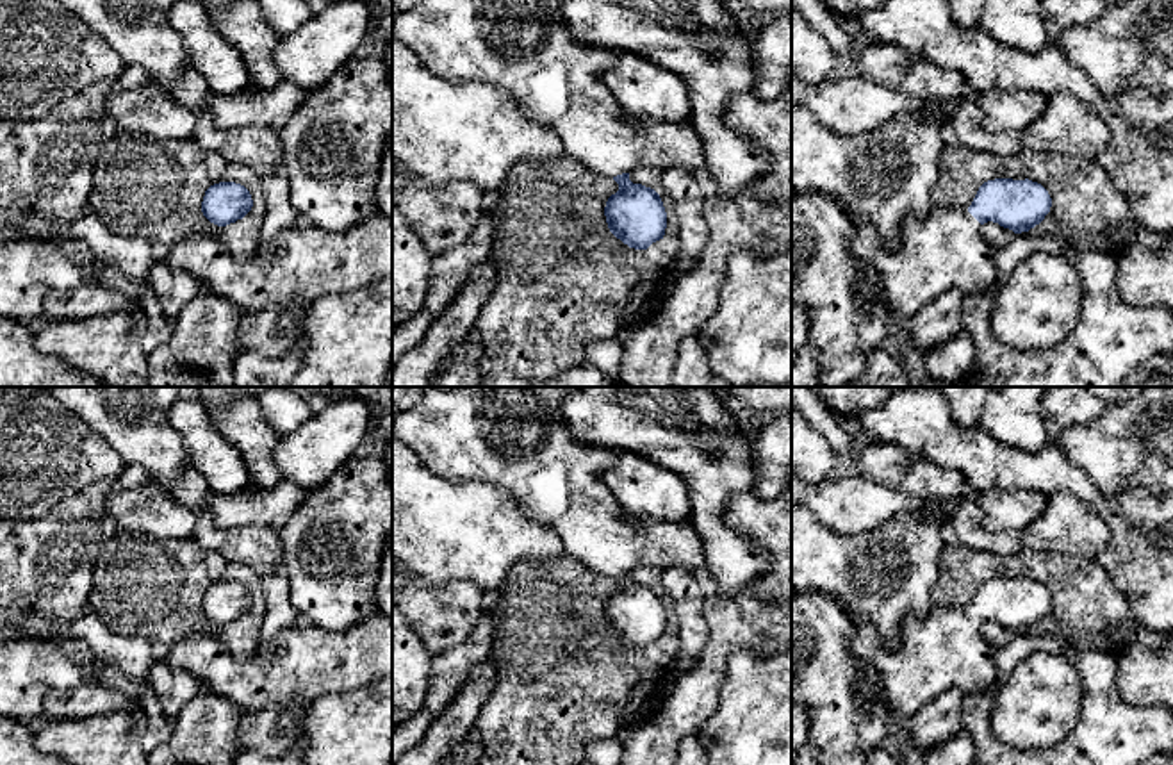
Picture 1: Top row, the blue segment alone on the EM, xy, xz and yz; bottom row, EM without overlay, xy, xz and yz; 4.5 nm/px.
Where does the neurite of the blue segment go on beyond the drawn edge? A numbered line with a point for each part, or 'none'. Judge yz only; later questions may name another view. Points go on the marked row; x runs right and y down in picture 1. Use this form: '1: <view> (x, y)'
1: yz (947, 250)

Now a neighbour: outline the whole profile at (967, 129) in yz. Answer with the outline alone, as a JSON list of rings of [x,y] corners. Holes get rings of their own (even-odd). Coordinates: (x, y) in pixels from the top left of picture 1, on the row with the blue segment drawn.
[[[964,87],[957,111],[950,116],[948,141],[980,153],[1014,155],[1021,148],[1020,132],[993,132],[982,123],[979,111],[980,91]]]

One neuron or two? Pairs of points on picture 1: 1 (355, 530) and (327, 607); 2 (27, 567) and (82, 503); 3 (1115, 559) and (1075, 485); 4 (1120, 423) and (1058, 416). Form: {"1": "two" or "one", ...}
{"1": "one", "2": "one", "3": "one", "4": "two"}

